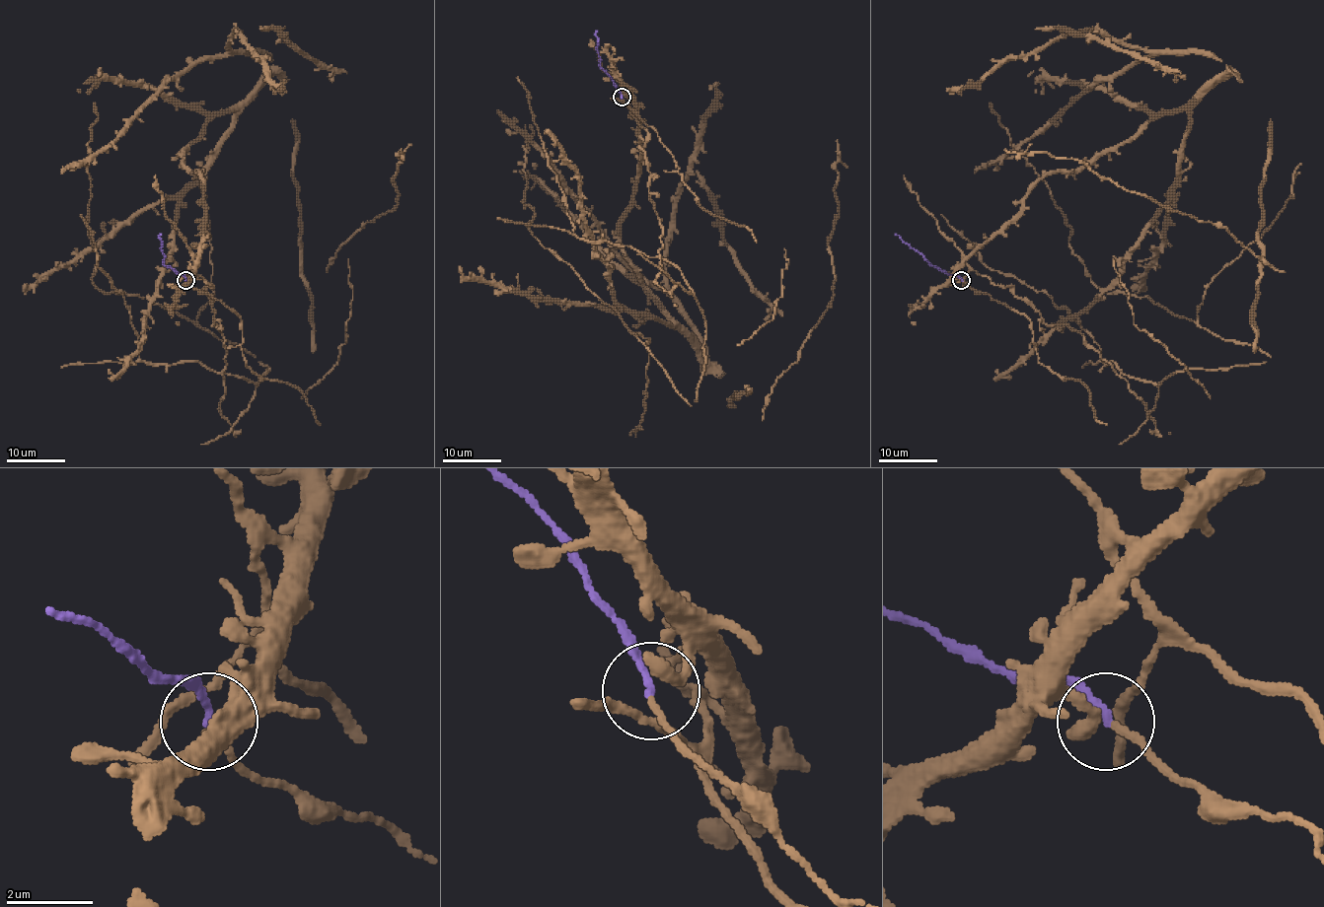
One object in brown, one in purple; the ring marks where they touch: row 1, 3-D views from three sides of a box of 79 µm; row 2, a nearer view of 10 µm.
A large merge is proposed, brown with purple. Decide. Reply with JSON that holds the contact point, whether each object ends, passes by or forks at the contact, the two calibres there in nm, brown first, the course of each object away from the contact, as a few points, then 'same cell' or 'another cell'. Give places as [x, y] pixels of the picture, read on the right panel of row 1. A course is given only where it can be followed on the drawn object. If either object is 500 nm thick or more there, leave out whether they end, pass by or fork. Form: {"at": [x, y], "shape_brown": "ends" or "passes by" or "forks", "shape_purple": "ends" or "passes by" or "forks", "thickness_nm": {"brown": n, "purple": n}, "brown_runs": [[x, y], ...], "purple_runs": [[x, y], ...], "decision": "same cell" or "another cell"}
{"at": [961, 280], "shape_brown": "forks", "shape_purple": "ends", "thickness_nm": {"brown": 180, "purple": 170}, "brown_runs": [[963, 281], [1039, 180], [1149, 118], [1090, 88], [1006, 156], [1104, 291], [1197, 320], [1301, 163]], "purple_runs": [[961, 281], [931, 264], [895, 234]], "decision": "same cell"}

